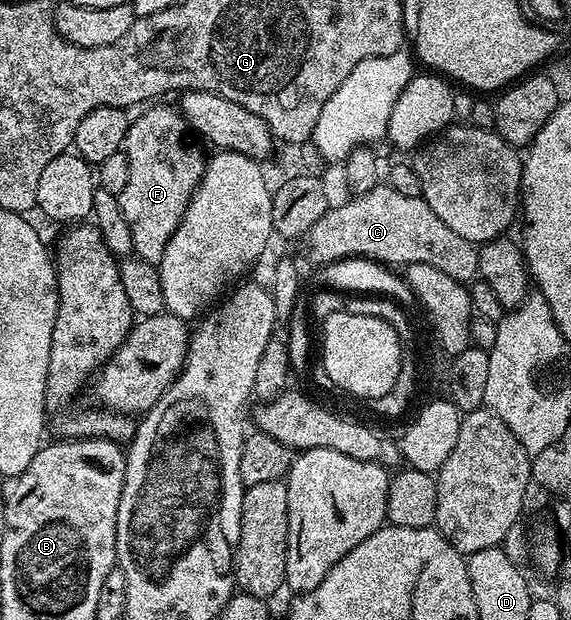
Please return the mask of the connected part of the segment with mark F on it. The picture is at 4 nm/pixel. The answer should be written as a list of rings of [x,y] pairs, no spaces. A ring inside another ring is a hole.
[[[163,103],[144,108],[144,113],[127,126],[121,151],[129,159],[129,183],[117,194],[125,223],[129,223],[129,235],[133,235],[134,256],[154,266],[158,266],[173,231],[182,223],[205,168],[205,156],[191,142],[183,114],[178,108],[159,104]]]

